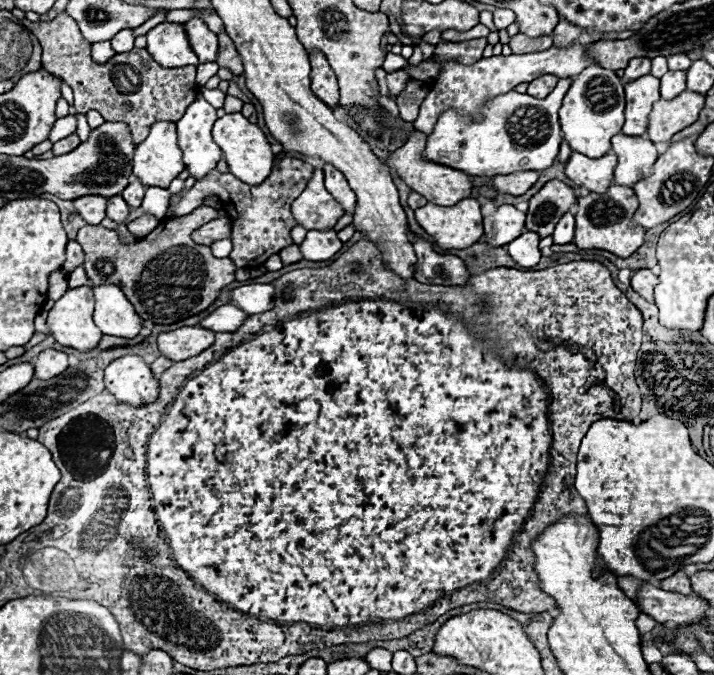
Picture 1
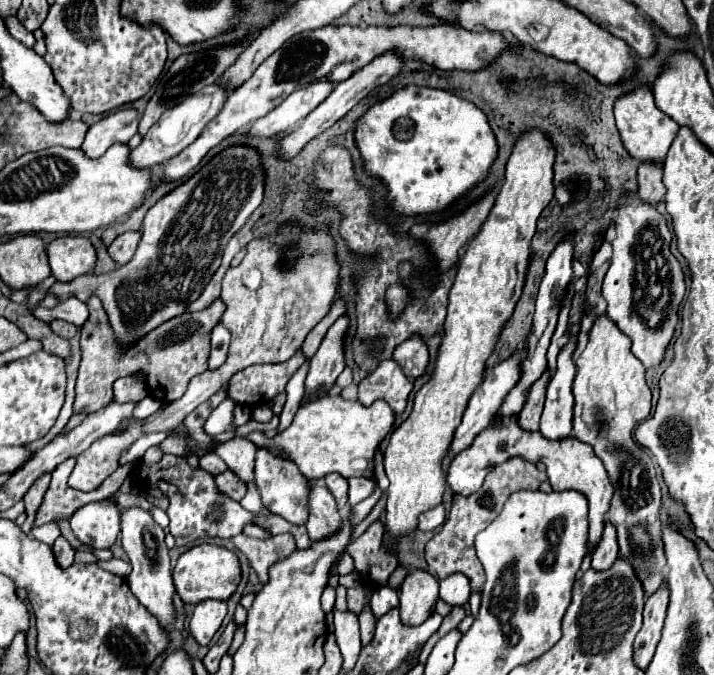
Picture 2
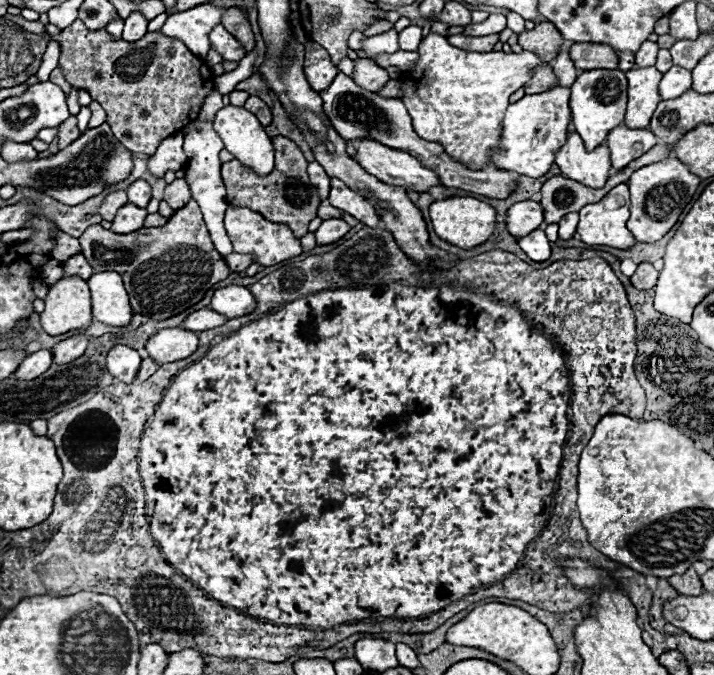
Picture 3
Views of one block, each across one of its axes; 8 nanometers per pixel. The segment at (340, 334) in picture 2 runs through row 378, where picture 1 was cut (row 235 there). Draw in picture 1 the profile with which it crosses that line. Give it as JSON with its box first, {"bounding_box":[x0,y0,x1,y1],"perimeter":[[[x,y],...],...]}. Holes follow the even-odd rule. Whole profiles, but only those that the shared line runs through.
{"bounding_box":[300,230,342,262],"perimeter":[[[310,230],[300,244],[300,252],[304,260],[310,262],[324,262],[330,260],[338,250],[342,248],[342,242],[336,236],[336,230]]]}

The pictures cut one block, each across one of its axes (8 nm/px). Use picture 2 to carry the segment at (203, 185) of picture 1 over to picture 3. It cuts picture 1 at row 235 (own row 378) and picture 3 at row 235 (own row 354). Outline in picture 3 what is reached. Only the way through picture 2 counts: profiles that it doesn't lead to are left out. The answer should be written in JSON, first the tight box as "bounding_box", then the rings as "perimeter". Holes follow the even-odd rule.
{"bounding_box":[222,136,320,238],"perimeter":[[[276,136],[272,138],[272,142],[276,150],[276,166],[268,176],[262,176],[262,178],[256,176],[252,170],[242,166],[238,160],[222,164],[222,180],[228,190],[228,202],[230,206],[250,208],[262,214],[270,222],[284,224],[296,234],[296,238],[302,238],[304,234],[308,234],[308,222],[316,218],[320,198],[316,194],[316,188],[310,184],[310,178],[306,174],[308,162],[298,150],[298,146],[284,136]]]}

